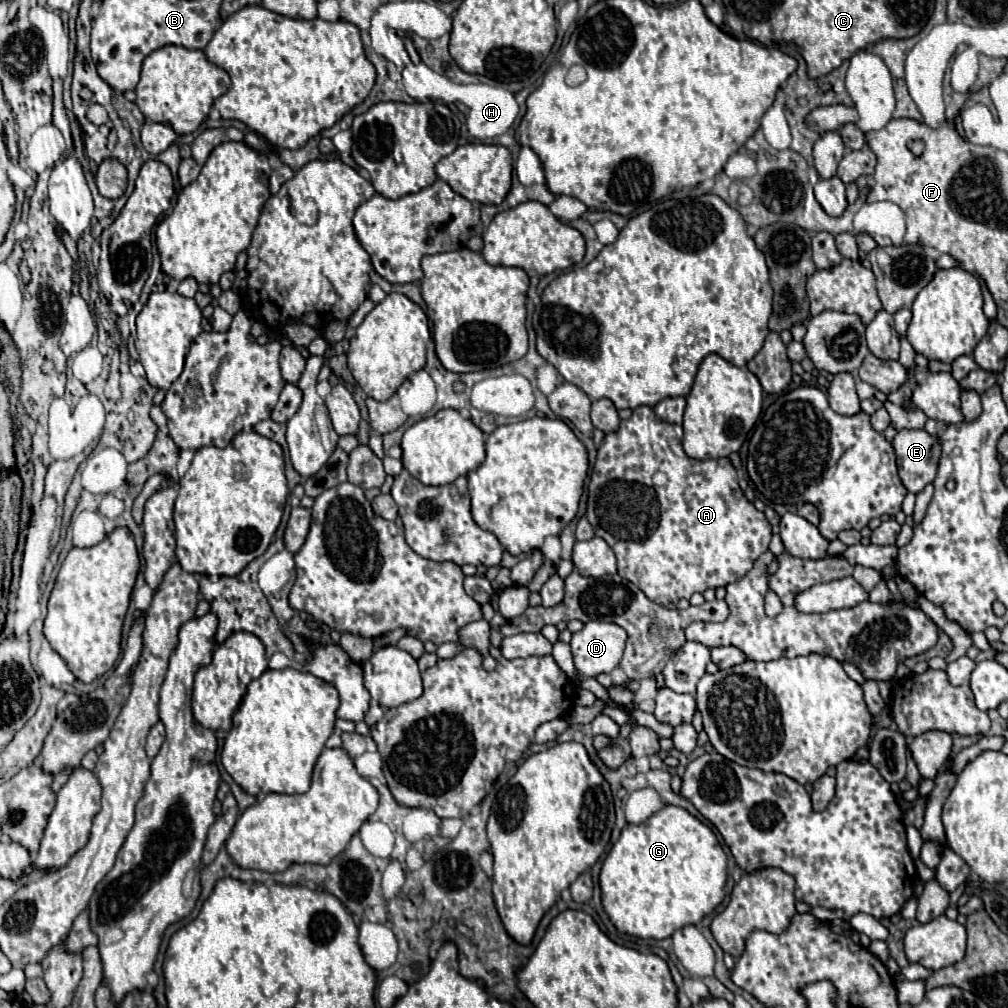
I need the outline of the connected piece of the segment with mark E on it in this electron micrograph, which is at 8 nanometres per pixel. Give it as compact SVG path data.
M900 430L892 446L896 452L898 476L904 488L918 494L936 478L940 460L938 438L930 436L926 430Z

